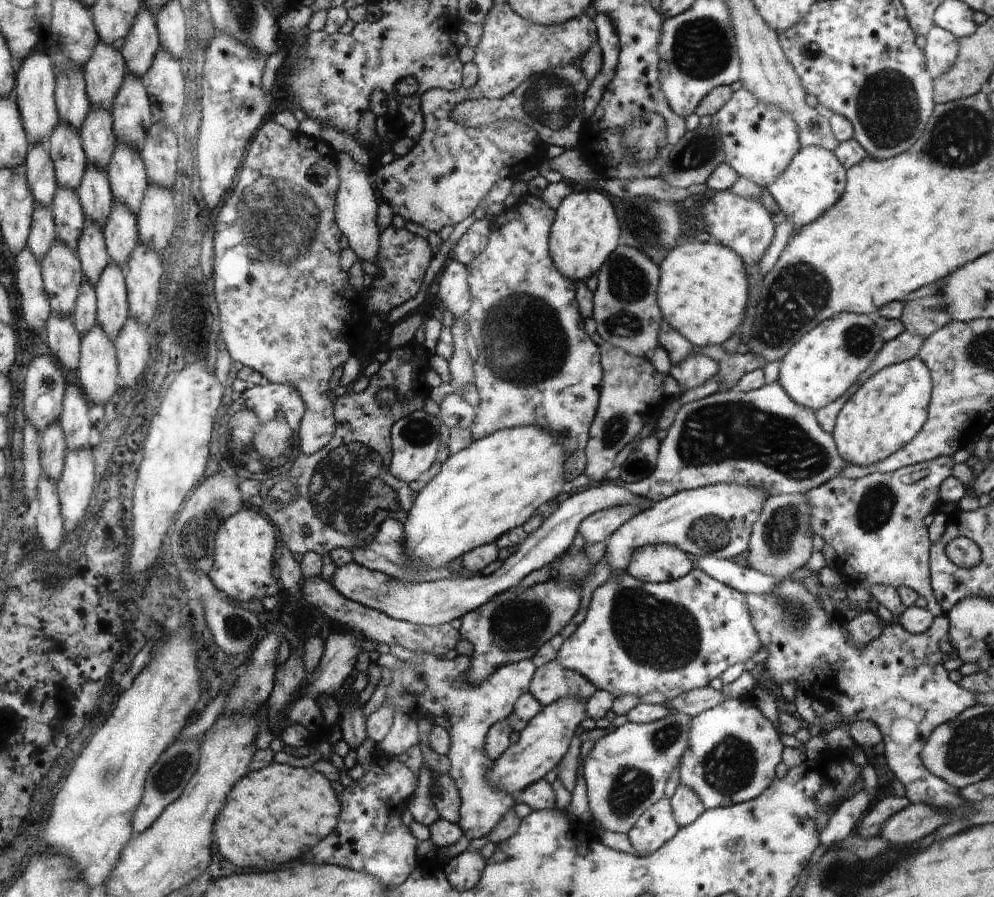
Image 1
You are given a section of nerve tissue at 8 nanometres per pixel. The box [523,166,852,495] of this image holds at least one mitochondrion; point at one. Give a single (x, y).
(731, 430)

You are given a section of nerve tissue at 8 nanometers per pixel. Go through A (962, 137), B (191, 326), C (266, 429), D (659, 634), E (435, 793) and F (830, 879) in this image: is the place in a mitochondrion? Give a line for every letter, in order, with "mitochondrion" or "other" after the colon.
A: mitochondrion
B: mitochondrion
C: mitochondrion
D: mitochondrion
E: other
F: mitochondrion

